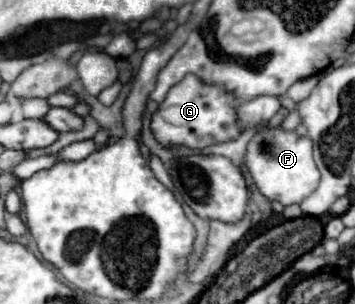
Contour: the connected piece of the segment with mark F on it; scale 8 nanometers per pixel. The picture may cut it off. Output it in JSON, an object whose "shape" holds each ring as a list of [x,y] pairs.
{"shape":[[[262,125],[250,139],[244,165],[252,175],[258,191],[284,207],[300,205],[320,183],[320,171],[312,157],[314,143],[310,137],[300,137],[296,131],[284,131],[282,127]]]}

